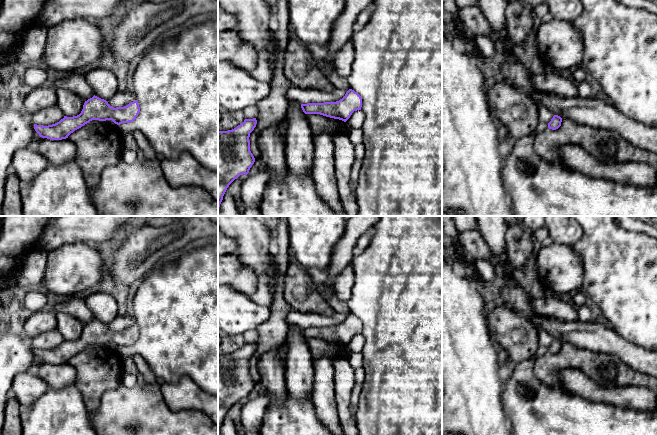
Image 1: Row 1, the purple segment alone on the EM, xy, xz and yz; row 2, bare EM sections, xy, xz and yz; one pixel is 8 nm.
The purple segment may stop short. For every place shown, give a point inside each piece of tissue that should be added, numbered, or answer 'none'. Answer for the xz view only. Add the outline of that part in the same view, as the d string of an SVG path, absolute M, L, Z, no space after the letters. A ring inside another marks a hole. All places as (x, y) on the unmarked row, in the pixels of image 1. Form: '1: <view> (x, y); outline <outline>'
none

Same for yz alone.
none

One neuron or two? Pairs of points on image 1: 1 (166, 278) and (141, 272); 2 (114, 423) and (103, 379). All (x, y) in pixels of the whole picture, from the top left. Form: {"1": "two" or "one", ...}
{"1": "two", "2": "two"}

